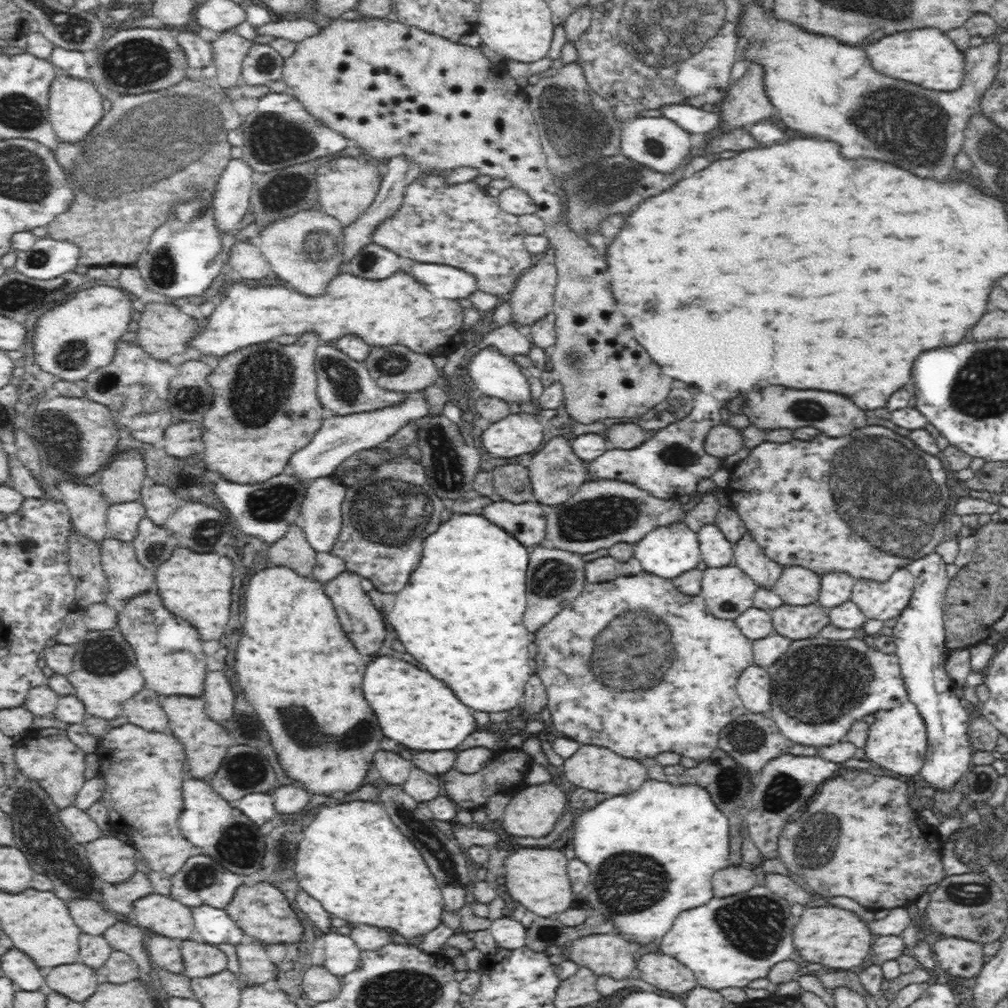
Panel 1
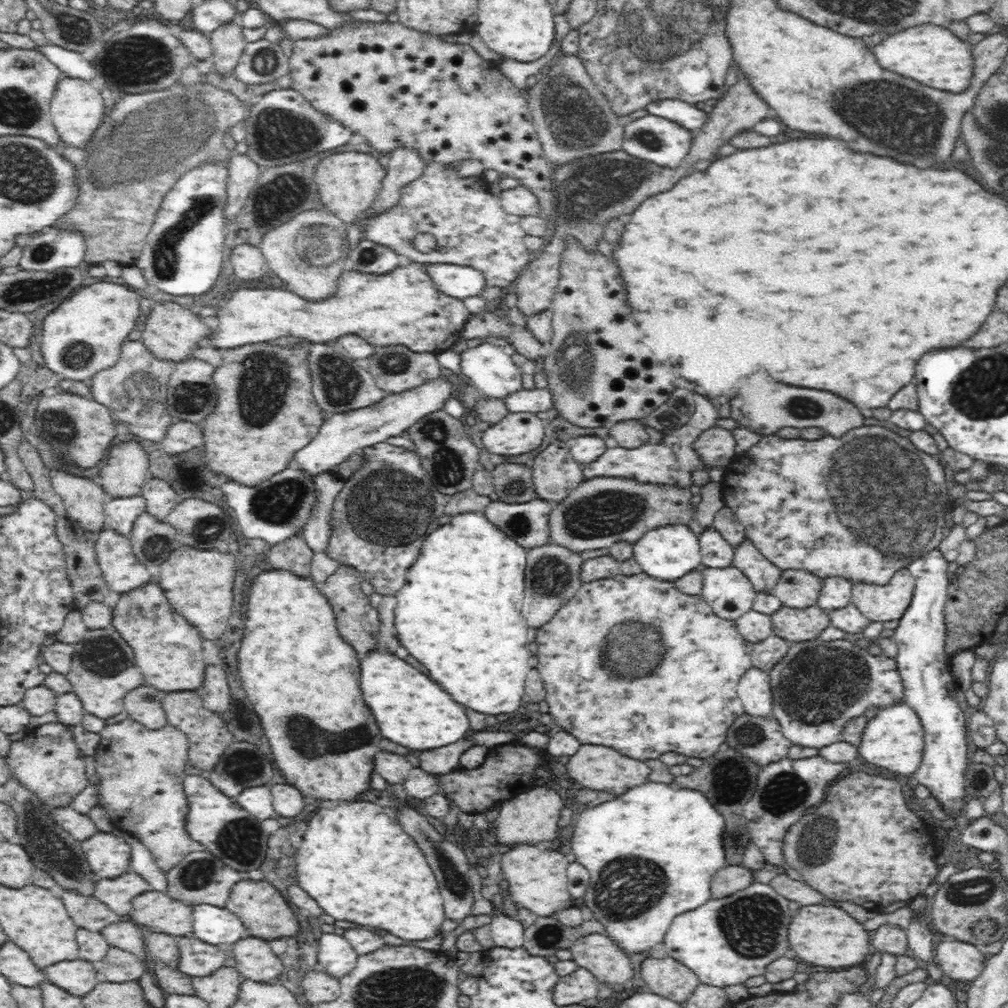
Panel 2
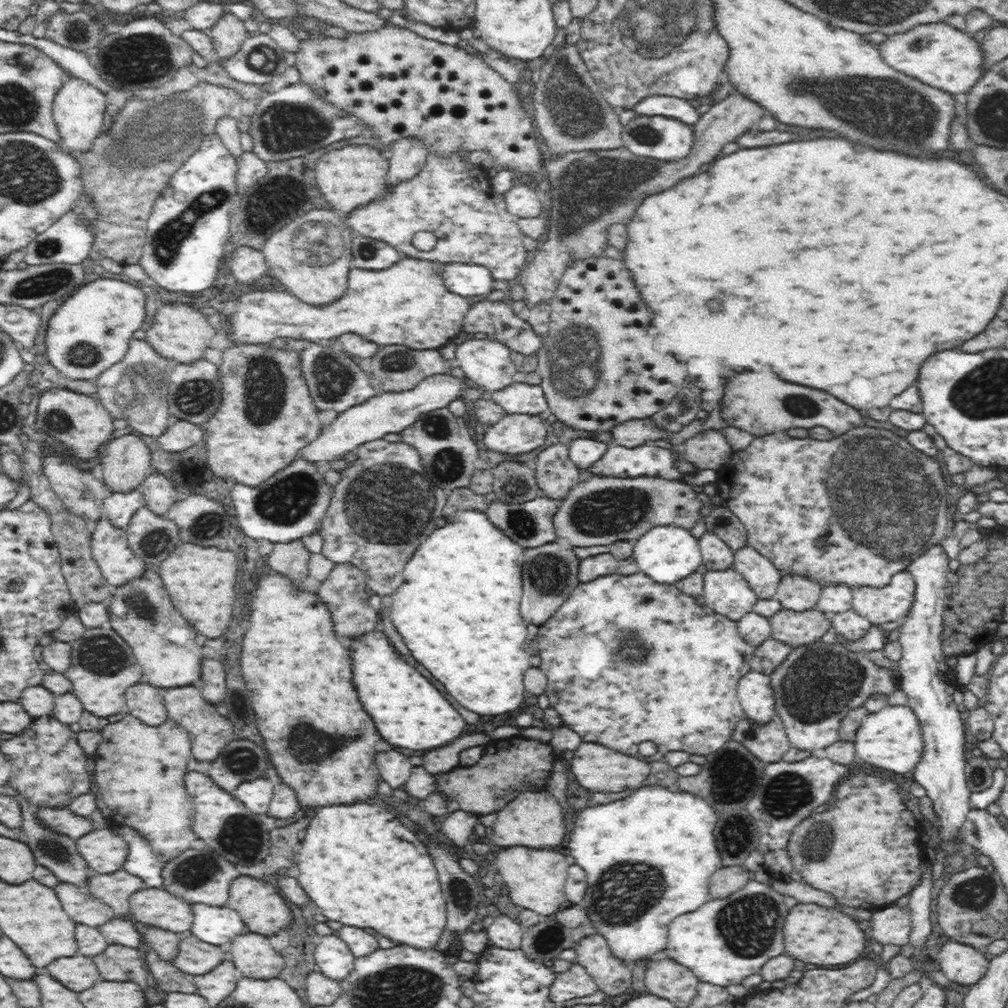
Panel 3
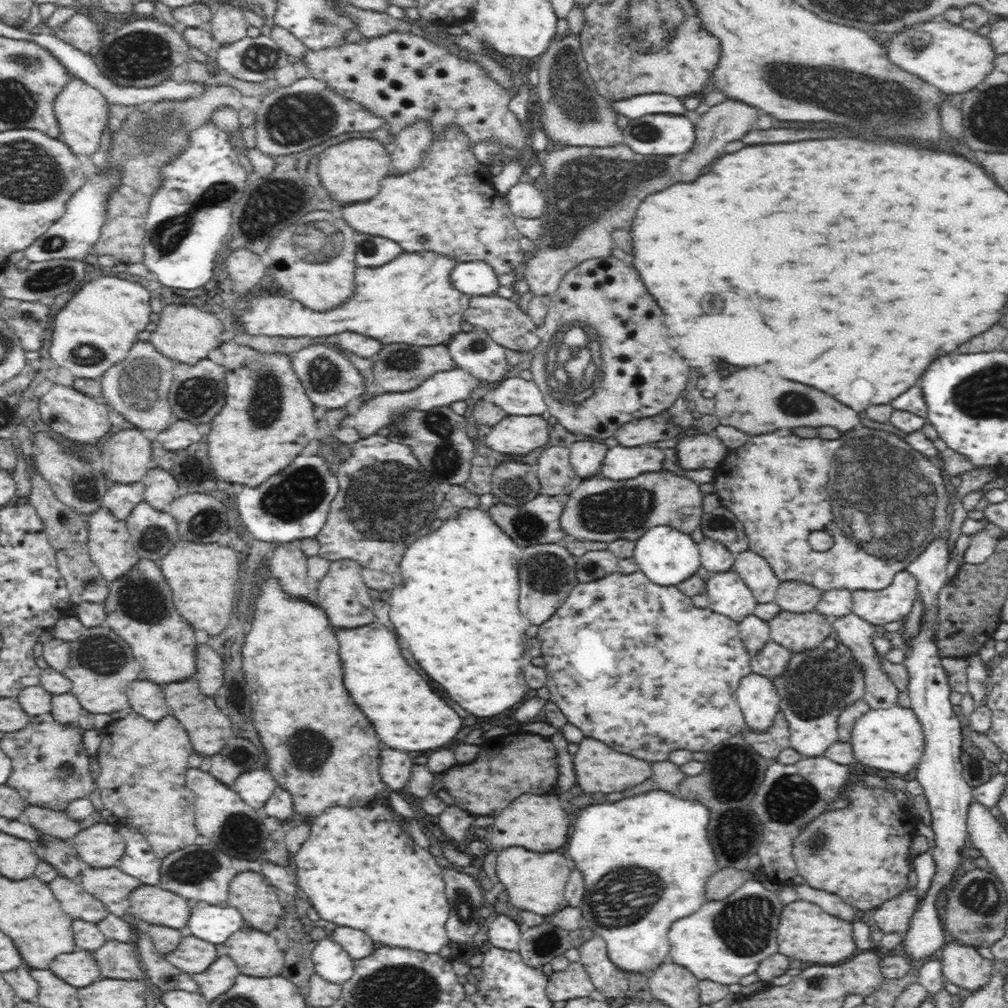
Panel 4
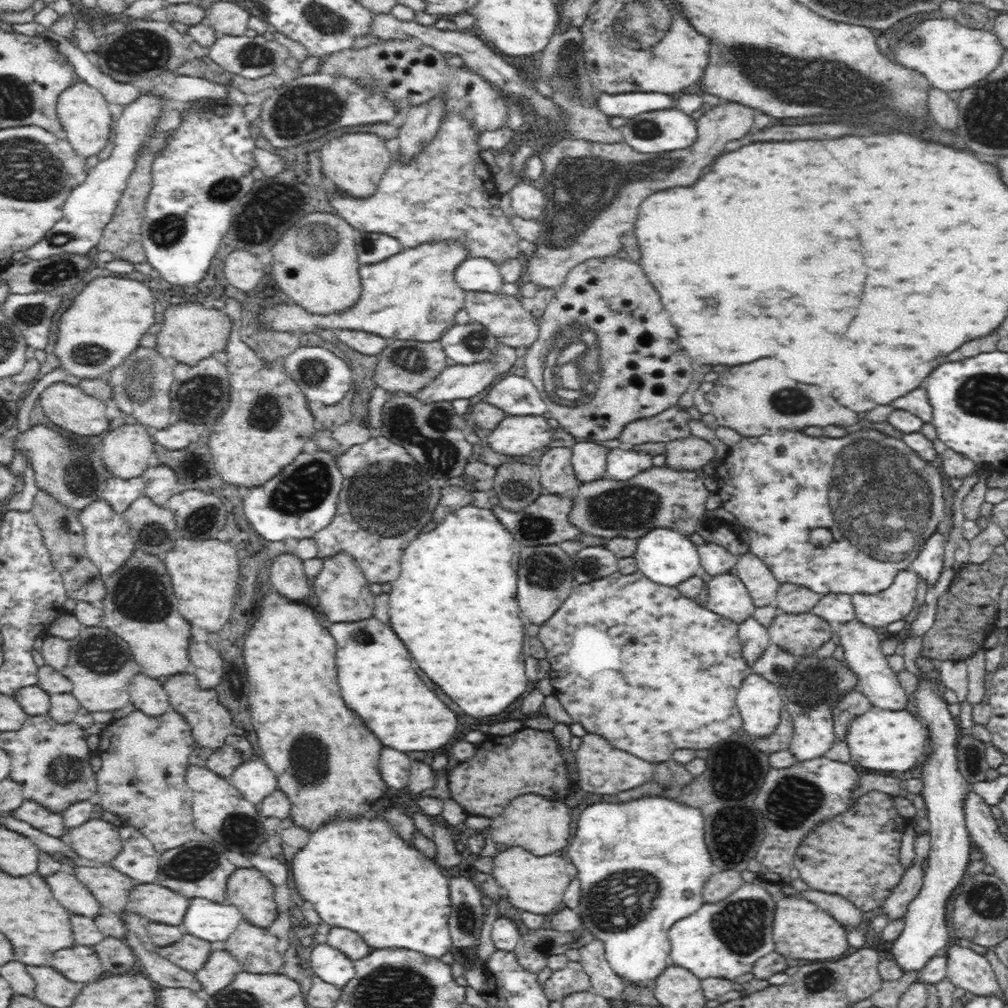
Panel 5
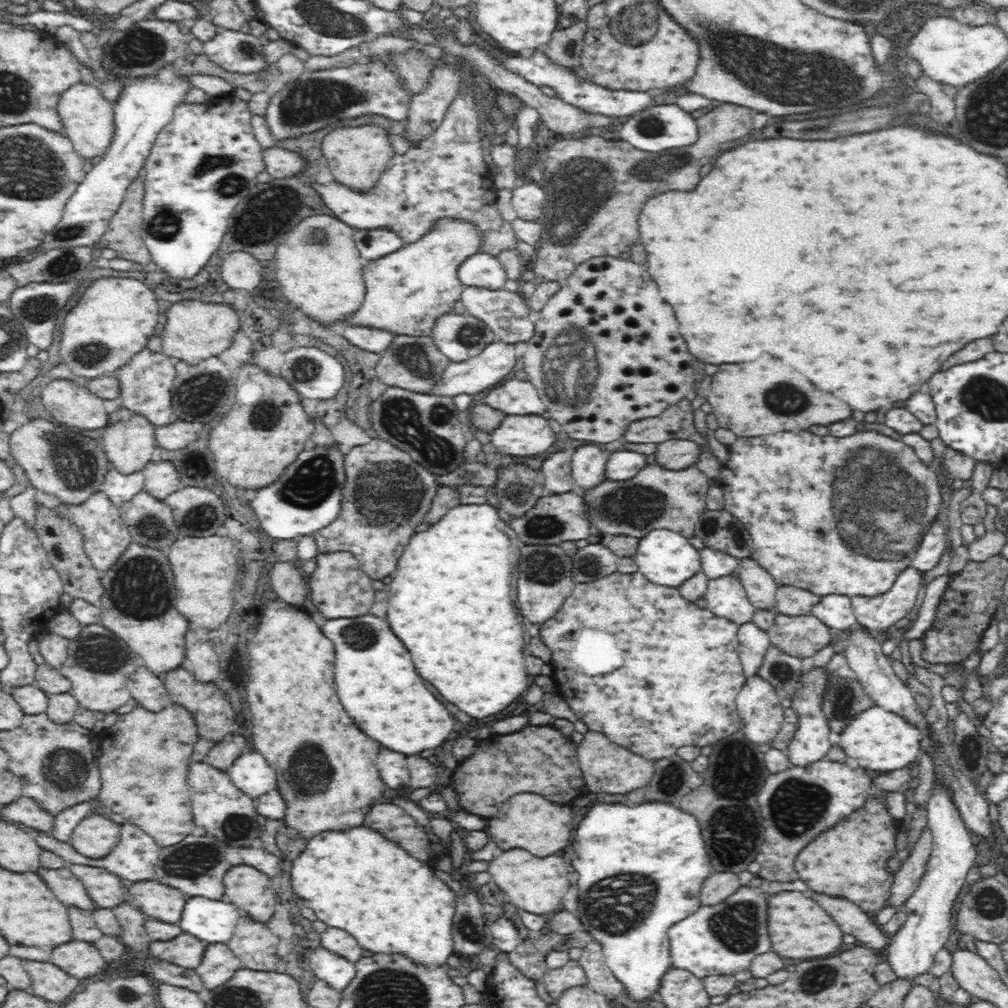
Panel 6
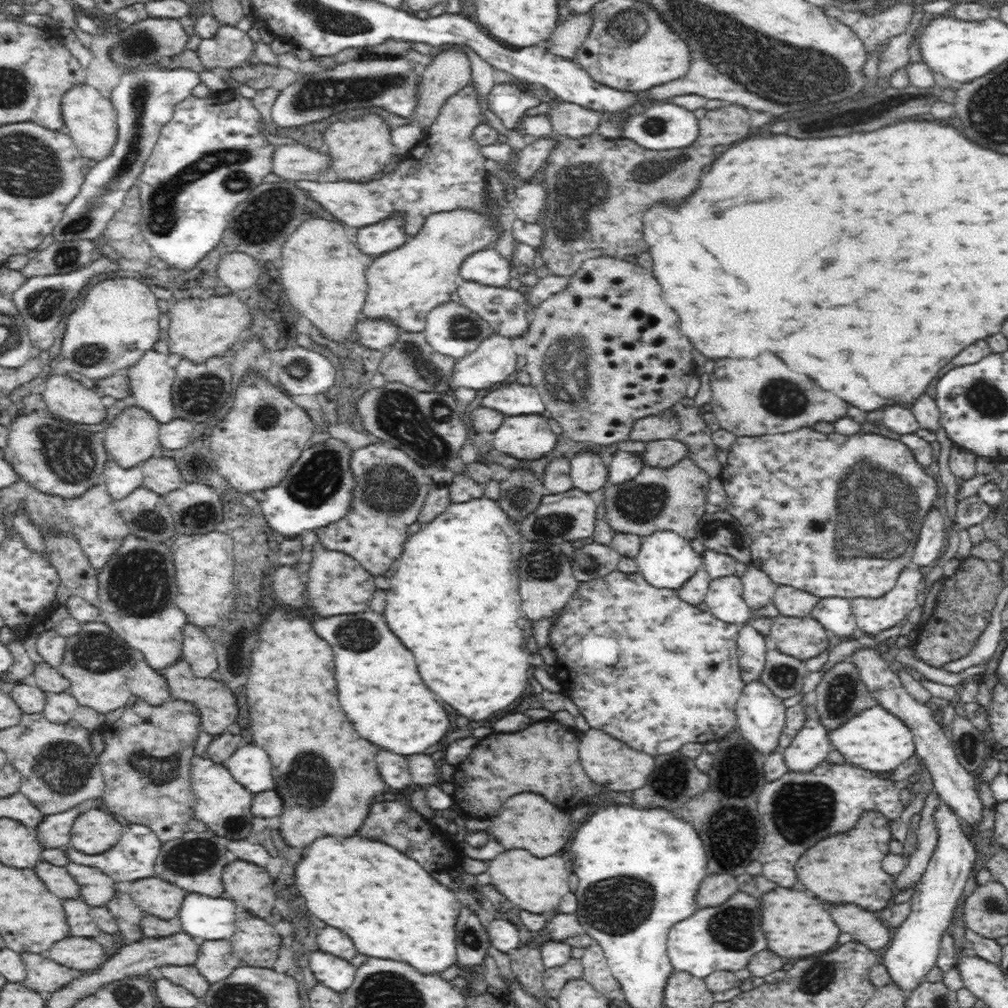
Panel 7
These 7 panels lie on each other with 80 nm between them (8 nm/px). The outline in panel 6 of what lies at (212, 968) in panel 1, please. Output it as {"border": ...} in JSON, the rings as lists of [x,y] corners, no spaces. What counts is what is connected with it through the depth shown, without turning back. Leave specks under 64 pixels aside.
{"border":[[[183,932],[166,942],[151,941],[150,953],[181,968],[195,970],[200,966],[209,943]]]}

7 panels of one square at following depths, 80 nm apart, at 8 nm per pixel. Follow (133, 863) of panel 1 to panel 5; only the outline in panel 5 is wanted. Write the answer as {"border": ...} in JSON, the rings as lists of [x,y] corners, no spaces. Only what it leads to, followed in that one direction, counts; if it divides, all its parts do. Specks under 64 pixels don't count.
{"border":[[[98,818],[72,828],[66,840],[78,856],[105,865],[118,856],[123,844],[121,829]]]}

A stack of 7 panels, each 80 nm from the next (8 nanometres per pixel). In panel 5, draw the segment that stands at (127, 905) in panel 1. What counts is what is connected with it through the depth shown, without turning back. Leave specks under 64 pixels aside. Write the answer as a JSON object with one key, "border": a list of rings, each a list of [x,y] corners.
{"border":[[[112,865],[76,866],[72,874],[92,892],[105,911],[109,910],[119,915],[126,910],[130,890],[138,884]]]}

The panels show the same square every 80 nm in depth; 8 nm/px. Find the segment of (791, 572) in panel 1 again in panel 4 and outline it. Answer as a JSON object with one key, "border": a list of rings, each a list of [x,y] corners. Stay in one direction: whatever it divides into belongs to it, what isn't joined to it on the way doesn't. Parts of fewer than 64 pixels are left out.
{"border":[[[785,580],[779,584],[775,602],[782,611],[810,612],[815,610],[823,591],[806,581]]]}

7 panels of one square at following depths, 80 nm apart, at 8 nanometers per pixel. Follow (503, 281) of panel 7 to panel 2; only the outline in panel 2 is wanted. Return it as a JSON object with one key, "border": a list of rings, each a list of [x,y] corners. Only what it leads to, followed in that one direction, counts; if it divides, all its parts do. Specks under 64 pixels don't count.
{"border":[[[426,264],[424,270],[438,293],[454,299],[482,295],[486,288],[483,276],[469,266]]]}

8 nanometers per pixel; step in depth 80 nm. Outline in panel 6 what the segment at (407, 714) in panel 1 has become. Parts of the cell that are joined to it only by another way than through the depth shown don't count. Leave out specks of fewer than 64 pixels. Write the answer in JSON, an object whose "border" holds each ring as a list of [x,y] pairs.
{"border":[[[366,614],[358,619],[328,619],[322,632],[336,644],[334,676],[338,696],[364,732],[370,732],[382,746],[402,754],[434,750],[450,738],[456,720],[424,686],[410,652],[394,636],[386,618]]]}

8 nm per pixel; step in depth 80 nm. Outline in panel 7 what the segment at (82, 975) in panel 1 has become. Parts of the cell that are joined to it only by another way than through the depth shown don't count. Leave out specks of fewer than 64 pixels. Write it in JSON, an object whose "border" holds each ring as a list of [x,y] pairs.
{"border":[[[75,936],[60,940],[42,956],[80,975],[97,971],[108,958],[97,939]]]}

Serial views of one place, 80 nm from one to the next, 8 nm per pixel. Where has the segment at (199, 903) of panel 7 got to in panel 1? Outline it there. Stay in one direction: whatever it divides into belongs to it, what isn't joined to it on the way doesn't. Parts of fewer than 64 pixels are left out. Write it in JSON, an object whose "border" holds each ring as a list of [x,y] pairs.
{"border":[[[208,905],[192,909],[196,930],[210,945],[241,944],[244,931],[236,924],[235,920],[225,909],[214,908]]]}

